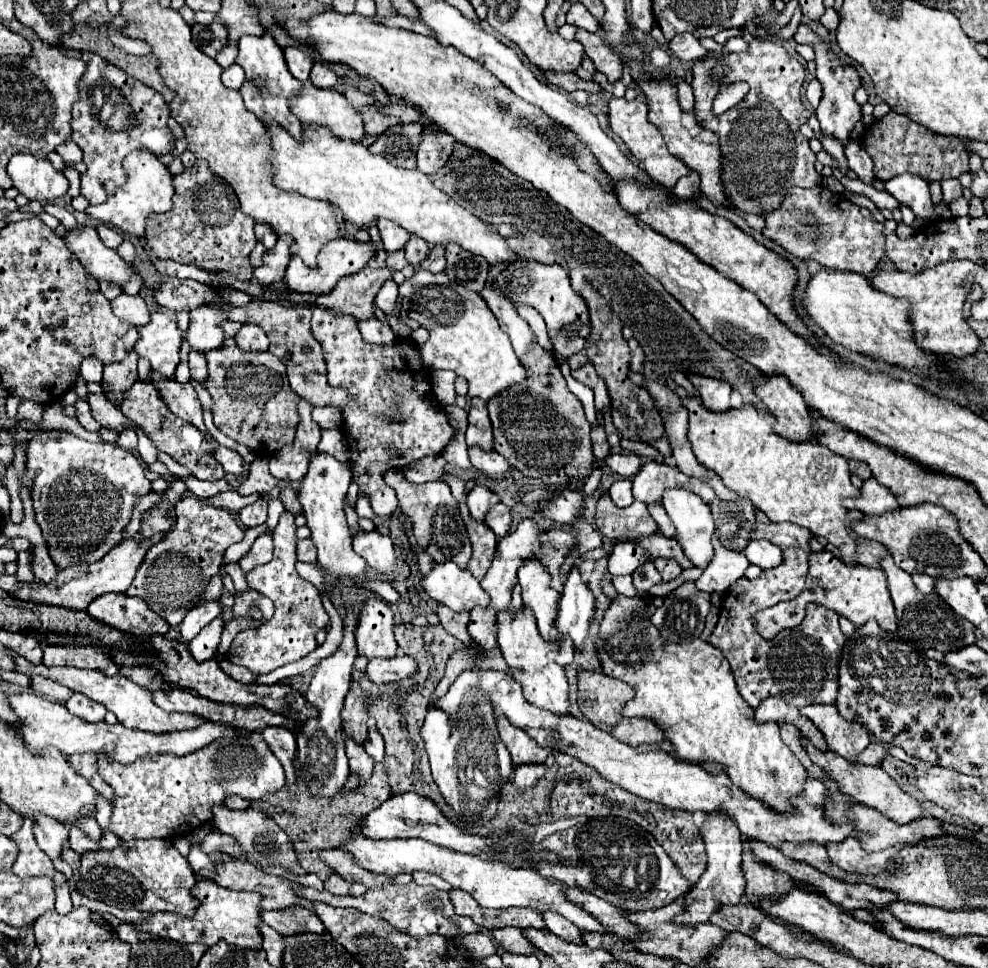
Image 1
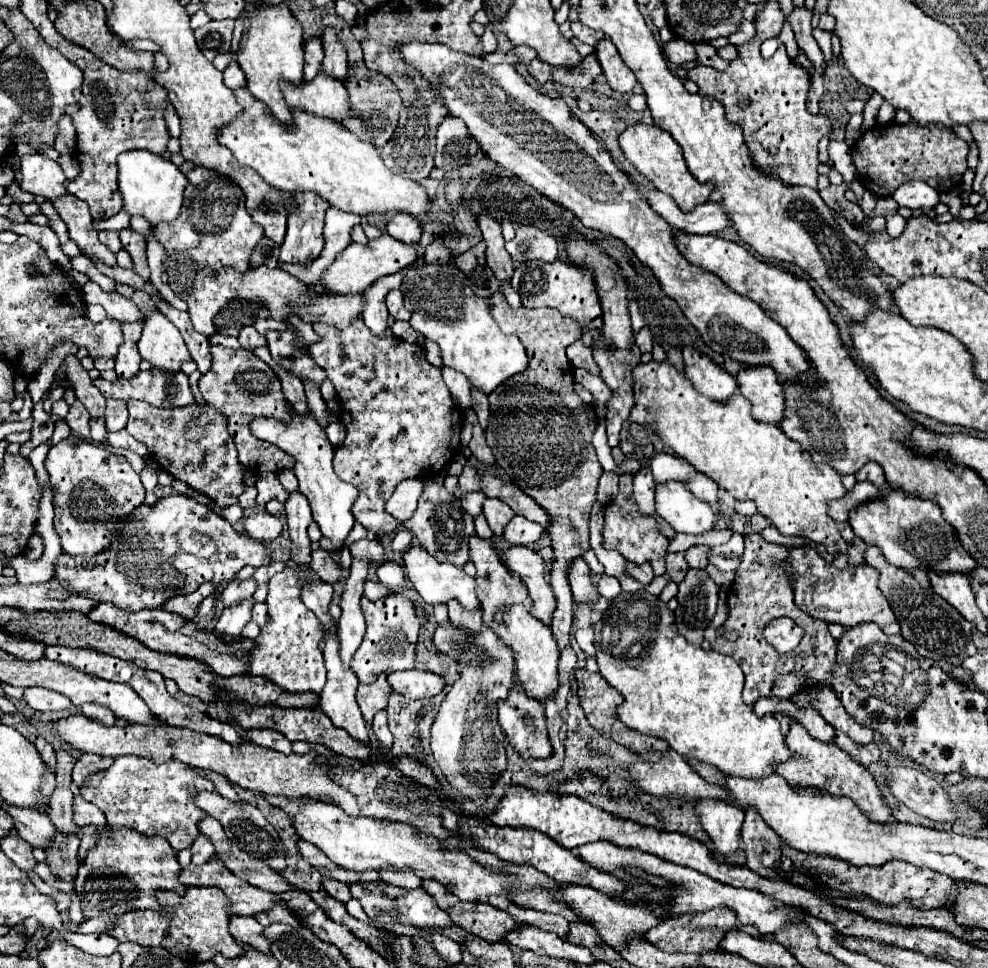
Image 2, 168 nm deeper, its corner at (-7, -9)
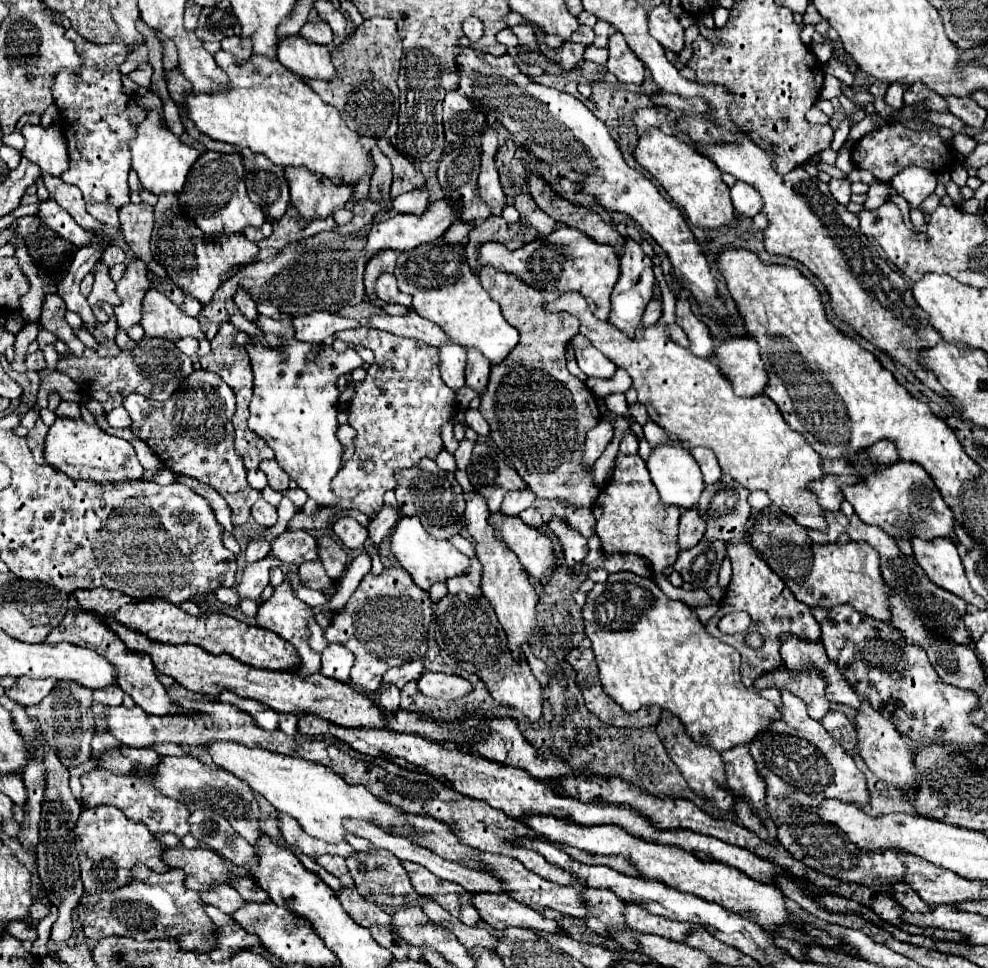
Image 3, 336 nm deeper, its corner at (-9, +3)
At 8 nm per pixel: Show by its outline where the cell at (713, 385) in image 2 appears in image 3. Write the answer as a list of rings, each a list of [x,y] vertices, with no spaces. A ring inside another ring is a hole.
[[[677,300],[677,320],[675,320],[689,338],[689,350],[701,358],[715,358],[715,342],[707,326],[691,312],[689,300]]]

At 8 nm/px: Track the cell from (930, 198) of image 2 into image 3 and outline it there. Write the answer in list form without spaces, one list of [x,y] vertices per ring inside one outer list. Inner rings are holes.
[[[909,166],[901,170],[891,182],[891,186],[897,190],[899,196],[903,196],[911,204],[911,216],[913,216],[913,225],[919,228],[924,224],[924,214],[919,210],[923,200],[935,192],[937,178],[933,172]]]

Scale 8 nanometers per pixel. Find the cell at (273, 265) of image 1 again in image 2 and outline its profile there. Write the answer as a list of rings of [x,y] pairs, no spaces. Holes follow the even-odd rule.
[[[295,192],[293,200],[297,210],[287,218],[287,234],[281,244],[279,264],[291,262],[309,266],[311,262],[307,256],[323,250],[323,224],[329,204],[315,192]]]

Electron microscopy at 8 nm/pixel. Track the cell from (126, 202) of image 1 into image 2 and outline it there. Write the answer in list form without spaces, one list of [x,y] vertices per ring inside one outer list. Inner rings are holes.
[[[135,150],[135,152],[123,152],[117,158],[117,166],[119,166],[119,190],[123,194],[125,212],[129,212],[131,216],[135,214],[145,216],[149,224],[175,220],[179,216],[187,178],[171,160],[145,150]]]

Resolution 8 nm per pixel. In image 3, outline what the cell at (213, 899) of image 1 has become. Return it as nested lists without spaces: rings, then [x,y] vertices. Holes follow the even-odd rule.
[[[137,864],[133,868],[133,880],[129,886],[115,890],[115,892],[103,892],[97,896],[83,894],[81,904],[79,904],[79,920],[83,922],[83,932],[87,938],[101,940],[107,936],[129,936],[135,940],[167,940],[175,938],[183,950],[201,950],[209,952],[211,948],[217,946],[217,930],[211,918],[205,914],[201,902],[201,894],[195,890],[189,890],[185,886],[185,872],[183,870],[169,870],[165,874],[157,874],[149,870],[147,866]]]

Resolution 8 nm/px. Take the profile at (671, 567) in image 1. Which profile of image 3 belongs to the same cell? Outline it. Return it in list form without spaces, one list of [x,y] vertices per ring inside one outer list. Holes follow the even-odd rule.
[[[697,508],[685,510],[679,520],[679,538],[677,538],[679,550],[693,548],[703,538],[703,532],[705,532],[705,522],[697,514]],[[699,526],[703,526],[703,530],[699,530]]]

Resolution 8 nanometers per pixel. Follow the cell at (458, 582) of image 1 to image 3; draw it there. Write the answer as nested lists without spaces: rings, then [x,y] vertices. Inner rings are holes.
[[[401,518],[395,532],[391,534],[391,552],[411,574],[413,582],[419,588],[429,590],[435,582],[447,582],[453,576],[465,574],[471,566],[471,560],[465,554],[461,554],[449,540],[435,540],[433,536],[429,536],[417,520],[419,518]]]

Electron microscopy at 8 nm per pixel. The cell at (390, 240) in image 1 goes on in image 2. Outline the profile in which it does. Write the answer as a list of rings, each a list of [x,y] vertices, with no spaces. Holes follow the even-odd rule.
[[[399,212],[395,214],[389,224],[387,224],[387,234],[391,234],[393,238],[401,240],[401,242],[419,242],[419,236],[421,236],[421,224],[417,218],[413,218],[411,214],[405,214],[405,212]]]

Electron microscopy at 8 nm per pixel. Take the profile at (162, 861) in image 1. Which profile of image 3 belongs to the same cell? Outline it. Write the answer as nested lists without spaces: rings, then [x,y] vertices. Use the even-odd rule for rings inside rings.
[[[115,806],[85,808],[75,824],[75,838],[81,880],[87,894],[101,894],[127,886],[127,882],[131,882],[131,870],[137,864],[147,864],[153,872],[169,872],[169,866],[161,858],[163,846],[155,834],[151,834],[145,824],[129,820]]]

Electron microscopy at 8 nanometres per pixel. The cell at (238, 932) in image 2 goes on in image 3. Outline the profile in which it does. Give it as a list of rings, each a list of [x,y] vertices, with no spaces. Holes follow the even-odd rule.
[[[217,886],[217,888],[211,890],[211,892],[203,892],[201,898],[203,898],[205,904],[215,906],[215,908],[223,910],[223,912],[229,914],[229,916],[231,916],[235,910],[239,910],[239,908],[243,906],[243,902],[245,902],[233,886]]]

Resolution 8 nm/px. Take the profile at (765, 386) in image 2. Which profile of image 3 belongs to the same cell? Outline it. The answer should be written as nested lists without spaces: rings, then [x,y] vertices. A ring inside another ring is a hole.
[[[731,338],[717,346],[715,356],[717,366],[733,382],[737,394],[763,394],[769,376],[755,340]]]

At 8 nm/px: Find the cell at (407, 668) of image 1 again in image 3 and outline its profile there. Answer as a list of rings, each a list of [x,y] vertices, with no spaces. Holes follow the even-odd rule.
[[[425,670],[417,680],[417,688],[425,696],[451,700],[451,698],[459,698],[467,694],[471,690],[471,684],[465,678],[455,676],[455,674],[441,674],[441,672]]]

